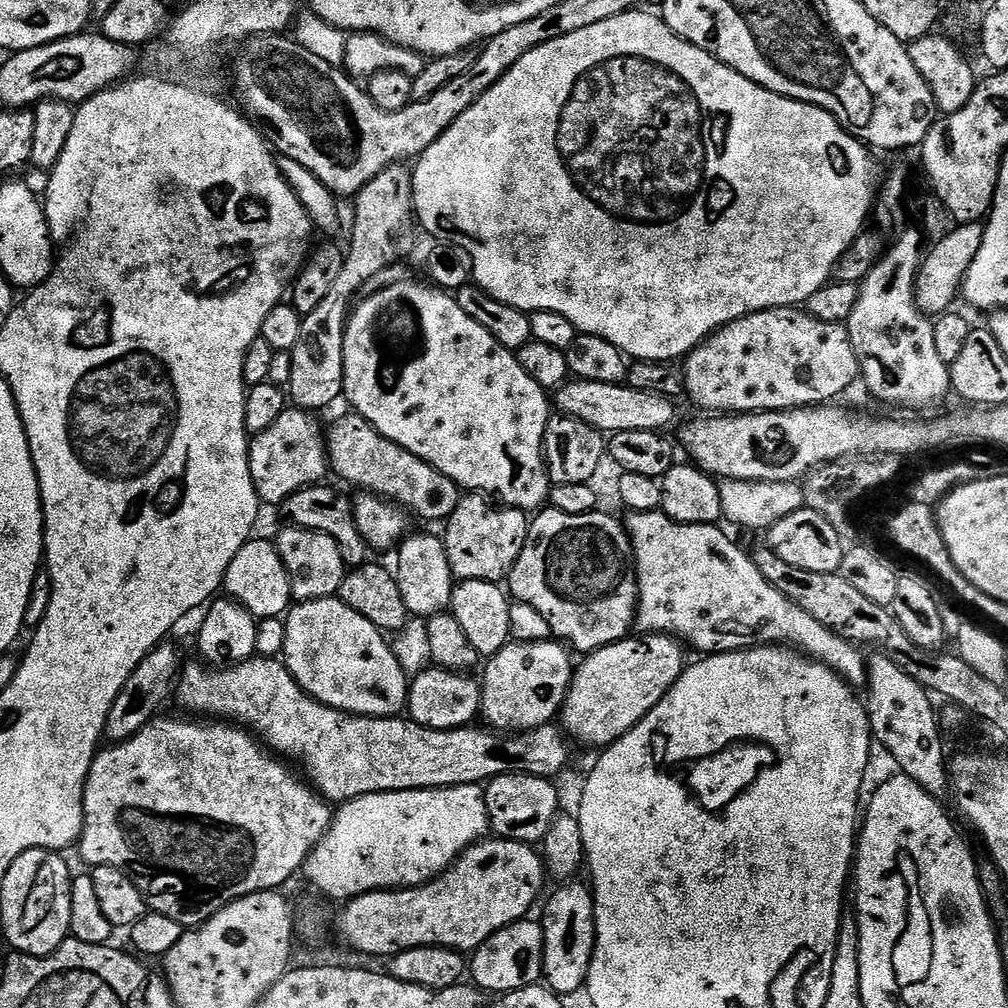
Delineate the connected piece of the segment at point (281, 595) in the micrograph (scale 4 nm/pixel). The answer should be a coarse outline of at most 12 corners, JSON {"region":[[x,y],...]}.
{"region":[[271,539],[234,554],[222,588],[260,620],[293,603]]}

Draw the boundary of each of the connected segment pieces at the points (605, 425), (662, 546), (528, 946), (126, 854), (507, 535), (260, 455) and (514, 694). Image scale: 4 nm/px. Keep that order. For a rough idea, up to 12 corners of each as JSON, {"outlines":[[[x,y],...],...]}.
{"outlines":[[[572,378],[554,408],[605,434],[668,430],[669,397]],[[633,512],[635,627],[700,654],[787,646],[868,682],[714,524]],[[544,925],[498,930],[470,956],[481,992],[505,994],[544,974]],[[251,731],[105,747],[80,856],[199,928],[283,889],[334,808]],[[461,495],[442,532],[457,581],[503,581],[529,513]],[[295,406],[251,437],[265,505],[329,475],[326,432]],[[551,638],[487,657],[483,723],[515,734],[561,715],[574,660]]]}

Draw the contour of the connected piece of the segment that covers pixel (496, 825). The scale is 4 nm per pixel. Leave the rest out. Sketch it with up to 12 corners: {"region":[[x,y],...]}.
{"region":[[551,779],[487,781],[491,831],[539,845],[561,811]]}

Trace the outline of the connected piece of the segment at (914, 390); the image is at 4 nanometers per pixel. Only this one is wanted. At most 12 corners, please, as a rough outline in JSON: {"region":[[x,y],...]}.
{"region":[[881,259],[846,327],[874,399],[952,386],[908,272]]}

